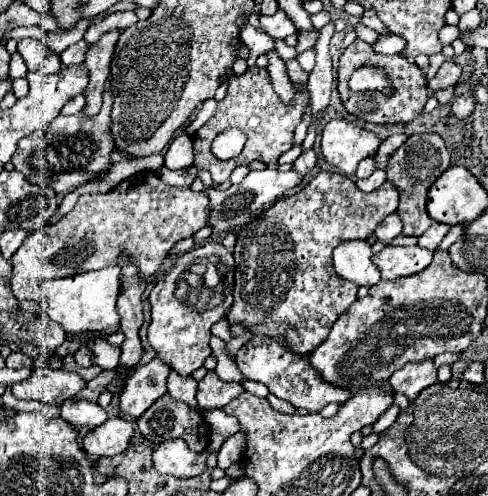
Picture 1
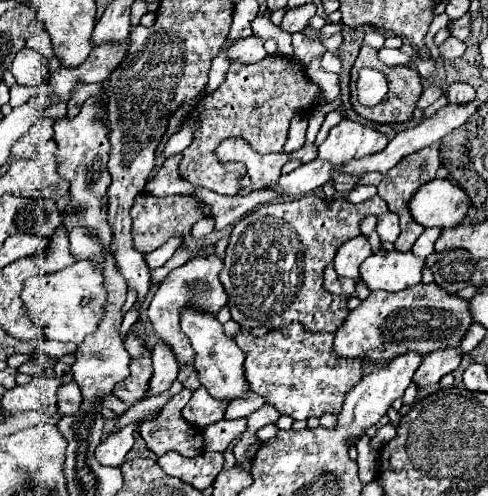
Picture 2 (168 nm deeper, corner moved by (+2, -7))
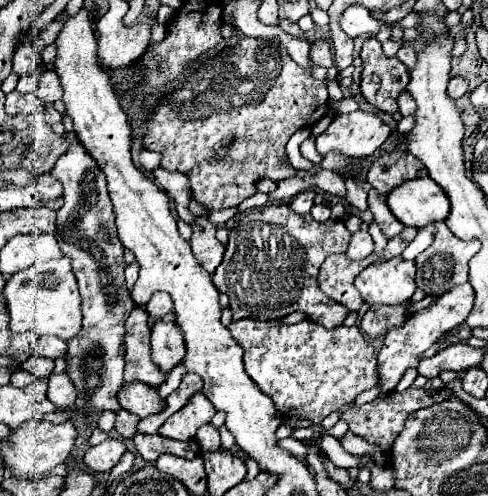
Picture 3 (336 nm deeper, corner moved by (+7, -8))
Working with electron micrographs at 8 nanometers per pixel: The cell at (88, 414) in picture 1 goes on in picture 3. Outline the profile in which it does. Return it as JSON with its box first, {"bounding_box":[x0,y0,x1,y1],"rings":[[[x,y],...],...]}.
{"bounding_box":[47,374,77,410],"rings":[[[51,374],[49,376],[47,398],[61,410],[73,408],[75,398],[77,398],[77,390],[75,390],[73,382],[65,374]]]}

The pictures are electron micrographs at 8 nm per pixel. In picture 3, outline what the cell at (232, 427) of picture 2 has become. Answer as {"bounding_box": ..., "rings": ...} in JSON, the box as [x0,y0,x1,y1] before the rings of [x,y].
{"bounding_box":[197,424,221,452],"rings":[[[205,424],[197,430],[197,442],[201,446],[203,452],[215,452],[221,448],[221,440],[219,440],[219,430],[213,424]]]}

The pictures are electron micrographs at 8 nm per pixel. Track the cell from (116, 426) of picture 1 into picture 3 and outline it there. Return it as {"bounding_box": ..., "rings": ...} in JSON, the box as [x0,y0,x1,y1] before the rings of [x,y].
{"bounding_box":[83,438,125,472],"rings":[[[107,438],[105,442],[101,442],[99,446],[91,446],[83,458],[83,462],[87,464],[87,468],[91,468],[93,472],[107,472],[111,470],[119,458],[125,452],[125,444],[123,440],[117,438]]]}

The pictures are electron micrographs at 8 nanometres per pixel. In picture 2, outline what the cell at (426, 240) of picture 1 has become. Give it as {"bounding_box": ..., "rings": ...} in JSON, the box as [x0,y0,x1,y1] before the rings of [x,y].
{"bounding_box":[412,229,440,257],"rings":[[[424,229],[424,233],[418,237],[418,241],[414,243],[414,247],[412,247],[412,253],[416,255],[416,257],[426,257],[426,255],[430,255],[430,251],[434,251],[434,241],[438,239],[438,235],[440,235],[440,229]]]}

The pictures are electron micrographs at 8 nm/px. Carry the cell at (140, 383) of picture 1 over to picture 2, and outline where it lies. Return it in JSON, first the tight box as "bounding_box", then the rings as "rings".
{"bounding_box":[148,341,180,397],"rings":[[[158,341],[152,349],[152,363],[154,363],[154,375],[150,379],[148,397],[160,395],[162,391],[166,391],[176,381],[178,371],[180,371],[180,363],[174,351],[162,341]]]}

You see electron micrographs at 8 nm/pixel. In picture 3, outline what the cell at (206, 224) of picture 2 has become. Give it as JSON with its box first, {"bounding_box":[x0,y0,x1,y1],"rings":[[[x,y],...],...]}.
{"bounding_box":[209,207,237,226],"rings":[[[237,207],[222,209],[219,211],[212,211],[209,214],[210,221],[216,226],[224,226],[228,220],[234,217],[237,212]]]}

